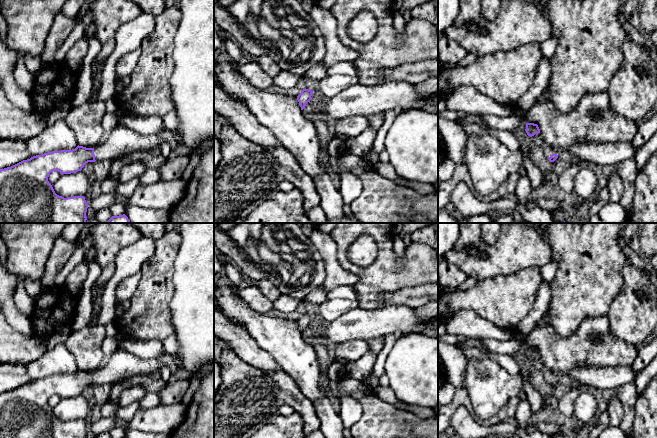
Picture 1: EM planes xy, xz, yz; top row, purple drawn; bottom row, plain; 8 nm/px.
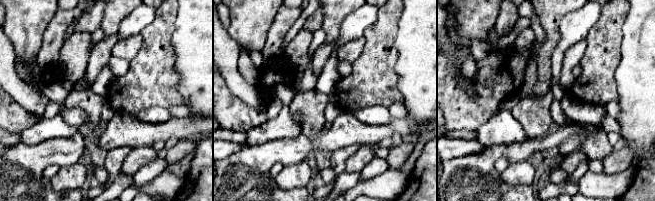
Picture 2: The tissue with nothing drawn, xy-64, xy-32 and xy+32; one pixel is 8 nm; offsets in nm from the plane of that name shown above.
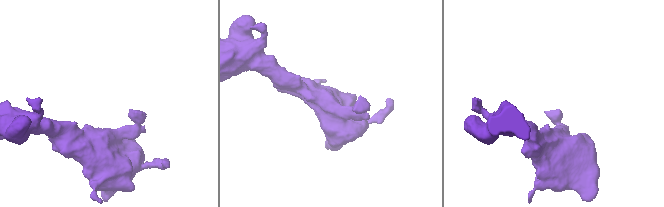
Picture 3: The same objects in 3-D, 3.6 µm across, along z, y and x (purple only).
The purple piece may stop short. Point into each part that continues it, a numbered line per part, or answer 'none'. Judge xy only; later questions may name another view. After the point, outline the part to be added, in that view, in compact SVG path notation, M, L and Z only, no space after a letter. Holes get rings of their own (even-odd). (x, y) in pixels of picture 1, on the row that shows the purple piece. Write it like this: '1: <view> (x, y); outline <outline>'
1: xy (122, 141); outline M118 124L111 134L94 148L95 160L112 161L133 152L149 151L171 140L179 145L180 133L176 129L170 132L171 138L166 138L163 134L142 135Z

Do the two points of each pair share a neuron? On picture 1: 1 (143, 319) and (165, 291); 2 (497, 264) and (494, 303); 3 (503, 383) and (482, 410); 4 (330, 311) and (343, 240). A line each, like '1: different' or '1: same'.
1: same
2: different
3: same
4: different

